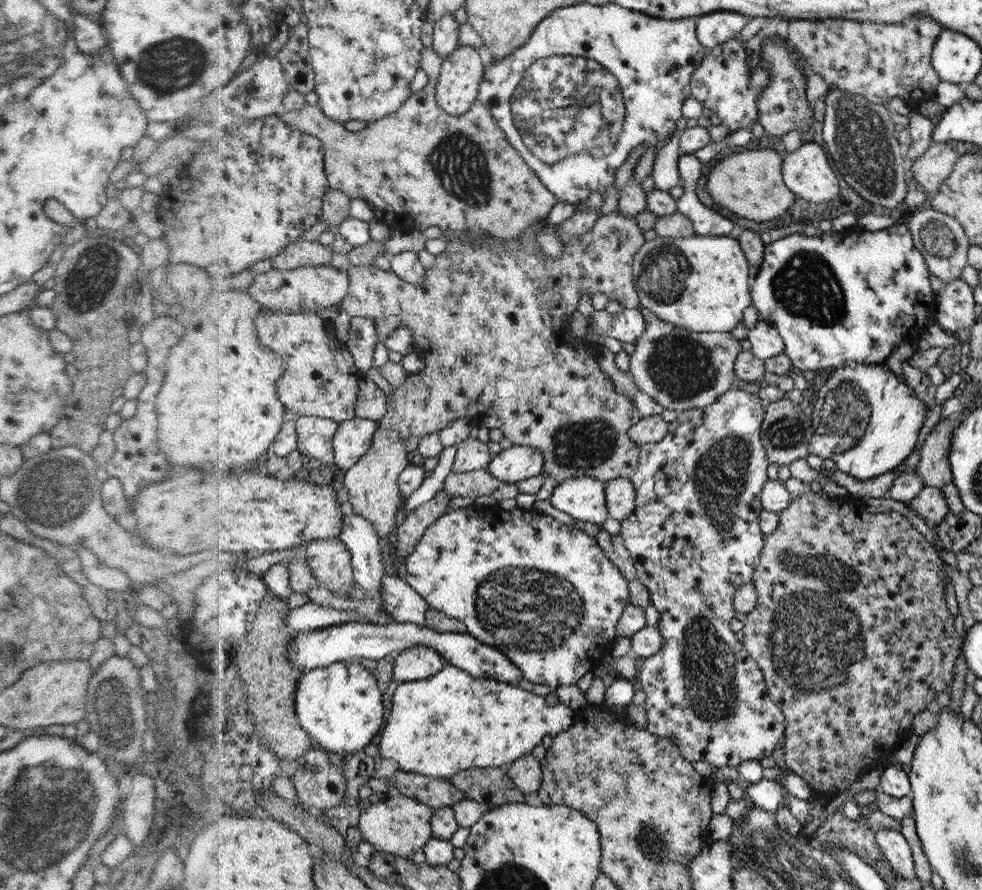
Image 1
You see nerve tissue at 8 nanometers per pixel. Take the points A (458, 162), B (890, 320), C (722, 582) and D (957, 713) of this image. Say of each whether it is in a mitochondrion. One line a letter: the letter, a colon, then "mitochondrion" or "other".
A: mitochondrion
B: other
C: other
D: other

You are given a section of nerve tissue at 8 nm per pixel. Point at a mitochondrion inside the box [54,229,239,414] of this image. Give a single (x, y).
(85, 284)

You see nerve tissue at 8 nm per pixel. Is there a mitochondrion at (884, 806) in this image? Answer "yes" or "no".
no

